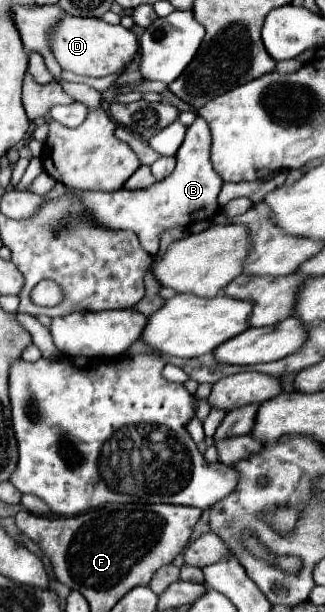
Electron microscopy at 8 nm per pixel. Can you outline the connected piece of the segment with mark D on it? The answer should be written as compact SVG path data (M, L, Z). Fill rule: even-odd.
M65 17L59 21L51 35L51 47L59 61L59 65L65 71L73 71L75 75L85 77L107 77L125 71L137 51L137 39L131 29L125 29L121 25L109 25L103 19L97 17Z

